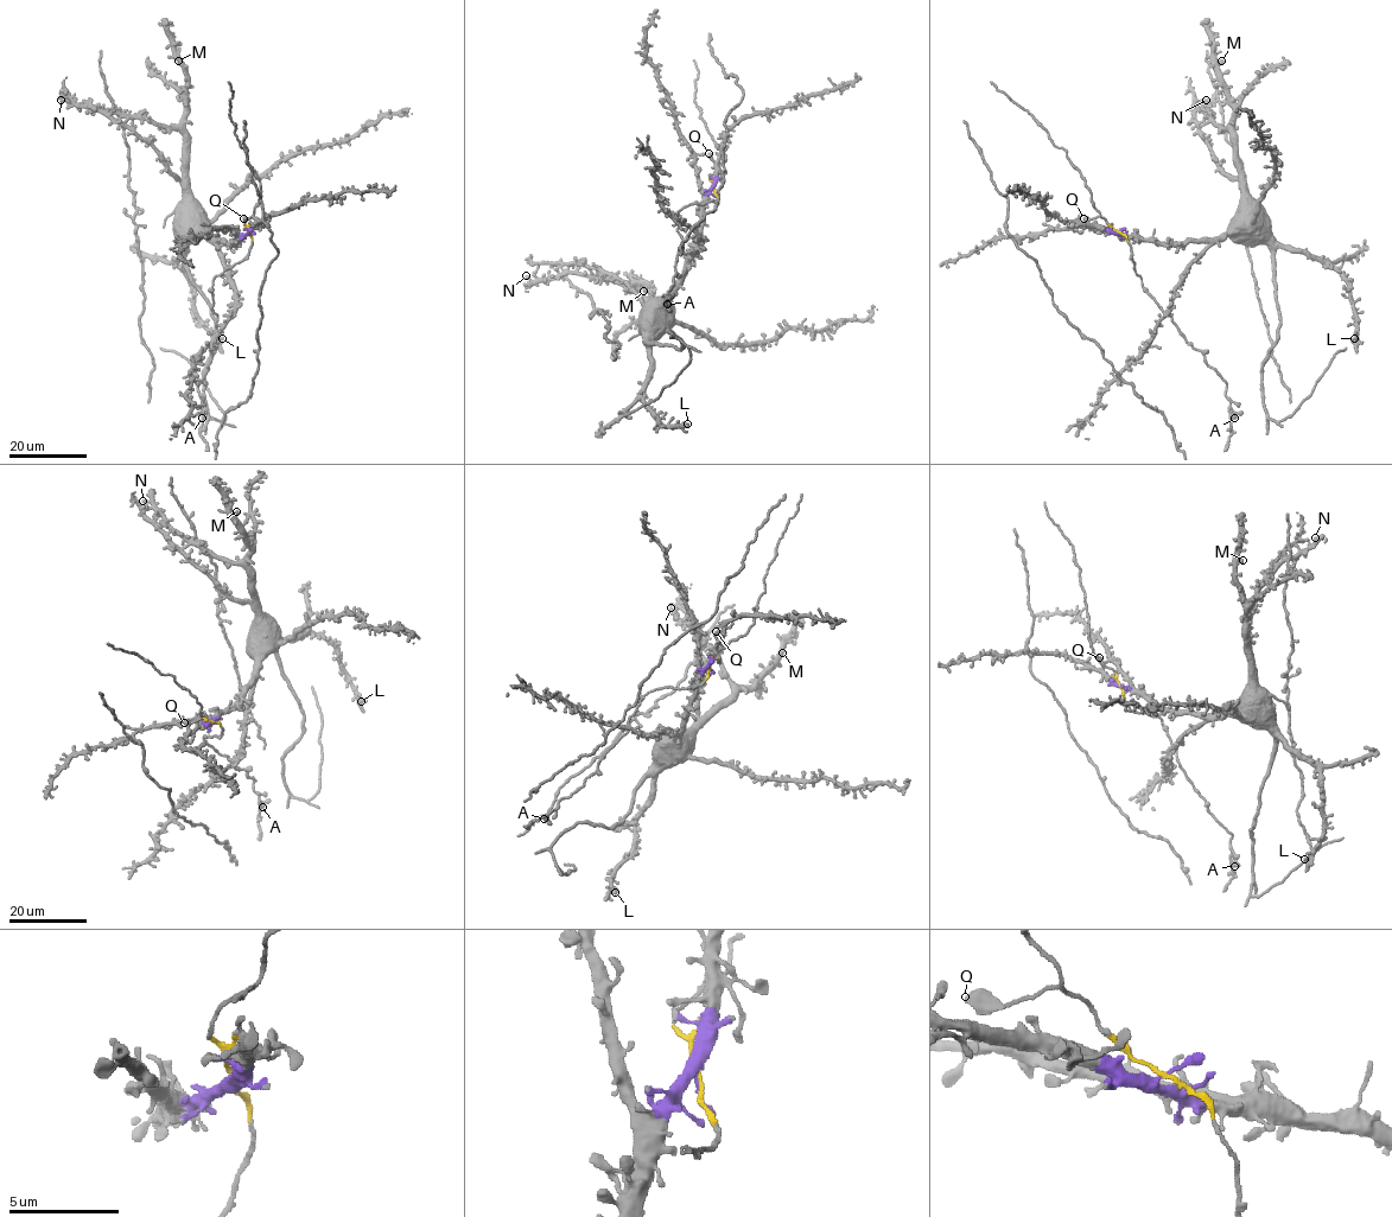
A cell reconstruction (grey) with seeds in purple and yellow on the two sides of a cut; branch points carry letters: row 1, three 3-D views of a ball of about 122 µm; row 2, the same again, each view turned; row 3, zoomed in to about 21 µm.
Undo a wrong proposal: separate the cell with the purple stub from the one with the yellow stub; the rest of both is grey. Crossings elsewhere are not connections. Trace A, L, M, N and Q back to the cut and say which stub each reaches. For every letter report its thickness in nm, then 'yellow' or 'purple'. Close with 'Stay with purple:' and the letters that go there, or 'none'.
A: 440 nm thick; yellow
L: 300 nm thick; purple
M: 480 nm thick; purple
N: 360 nm thick; purple
Q: 550 nm thick; yellow
Stay with purple: L, M, N

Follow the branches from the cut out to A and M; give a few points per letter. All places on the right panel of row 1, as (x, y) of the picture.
A: (1118, 231), (1131, 247), (1133, 269), (1143, 287), (1227, 384), (1228, 412), (1234, 418)
M: (1118, 231), (1182, 243), (1212, 241), (1228, 229), (1241, 197), (1240, 164), (1233, 107), (1218, 65), (1221, 59)

